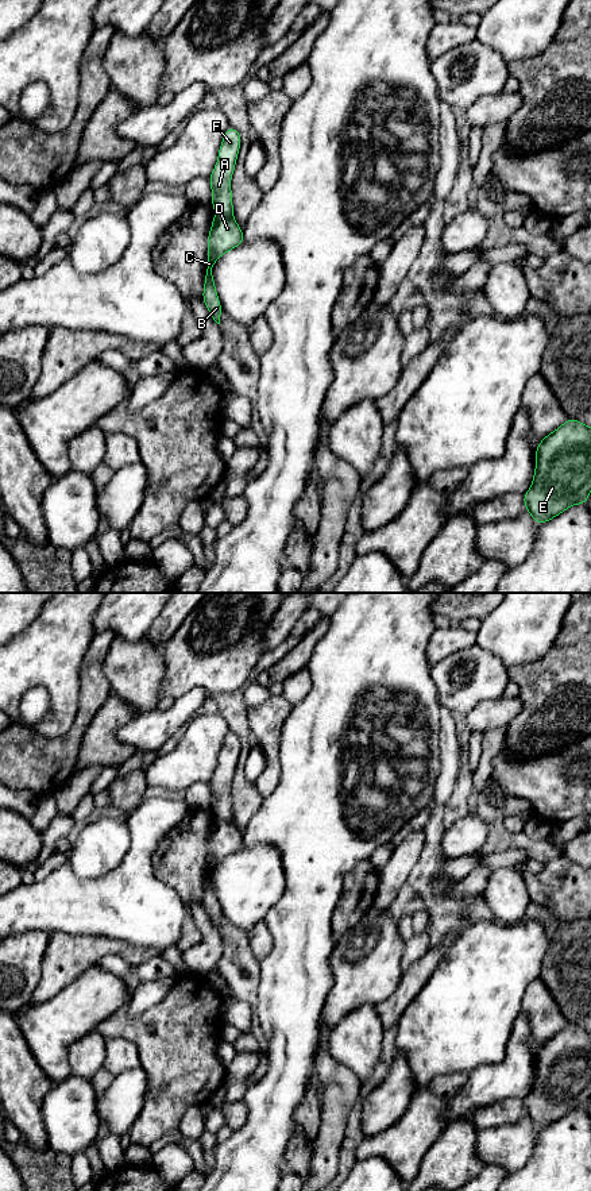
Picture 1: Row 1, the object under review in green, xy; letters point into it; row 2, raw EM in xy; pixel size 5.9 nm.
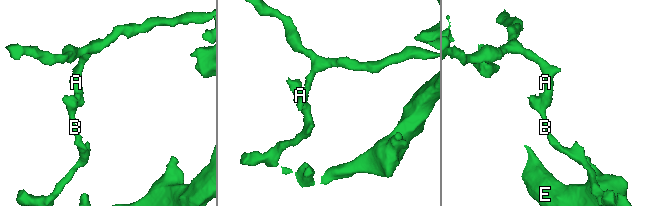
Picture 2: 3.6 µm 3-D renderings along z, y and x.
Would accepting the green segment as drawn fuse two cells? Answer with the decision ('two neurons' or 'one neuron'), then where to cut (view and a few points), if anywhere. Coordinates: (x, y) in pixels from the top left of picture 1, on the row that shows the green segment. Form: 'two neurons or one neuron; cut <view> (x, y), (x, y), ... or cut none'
two neurons; cut xy (216, 215), (231, 218)

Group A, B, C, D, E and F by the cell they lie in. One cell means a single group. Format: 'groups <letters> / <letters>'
groups A F / B C D E

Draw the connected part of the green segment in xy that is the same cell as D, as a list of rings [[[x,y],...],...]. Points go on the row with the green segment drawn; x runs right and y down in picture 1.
[[[215,216],[208,236],[208,261],[202,298],[212,319],[220,324],[223,312],[213,281],[212,269],[215,262],[227,251],[244,242],[243,232],[233,217]]]

